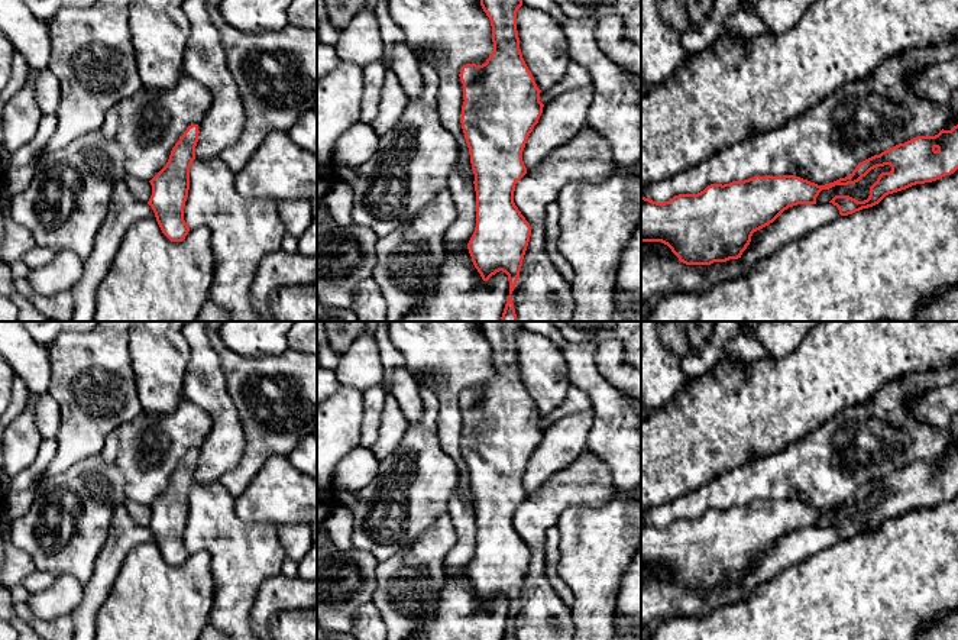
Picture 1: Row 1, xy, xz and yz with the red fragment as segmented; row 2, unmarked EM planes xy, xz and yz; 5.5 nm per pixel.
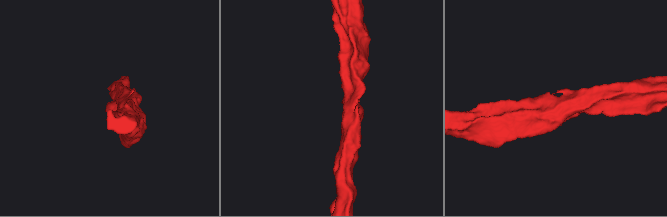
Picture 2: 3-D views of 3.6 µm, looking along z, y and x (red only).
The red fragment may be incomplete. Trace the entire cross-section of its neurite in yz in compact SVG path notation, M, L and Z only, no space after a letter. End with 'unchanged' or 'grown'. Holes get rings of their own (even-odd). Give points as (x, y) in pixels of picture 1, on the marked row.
M958 125L951 130L941 130L935 136L917 136L899 143L880 155L874 155L857 165L851 175L834 182L818 185L796 175L773 177L755 175L729 184L711 184L698 194L679 194L664 203L641 195L641 242L661 242L686 265L711 265L741 258L754 232L773 223L784 210L797 204L816 204L822 190L835 185L858 182L871 169L890 165L890 172L881 172L870 187L870 195L858 201L849 195L835 195L829 203L838 207L841 216L878 204L886 195L906 190L916 184L936 181L958 169Z; unchanged

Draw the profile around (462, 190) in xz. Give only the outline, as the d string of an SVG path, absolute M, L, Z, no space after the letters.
M456 165L449 178L447 190L456 204L457 217L446 232L444 242L452 246L467 246L476 227L475 184Z

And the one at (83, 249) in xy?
M100 129L49 152L29 187L7 194L4 207L30 232L36 246L69 249L85 261L114 187L126 177L122 145L116 138L104 138Z

